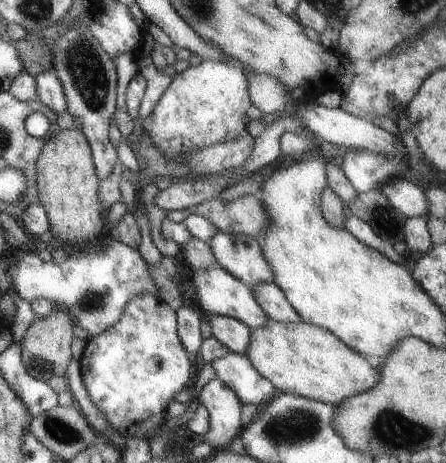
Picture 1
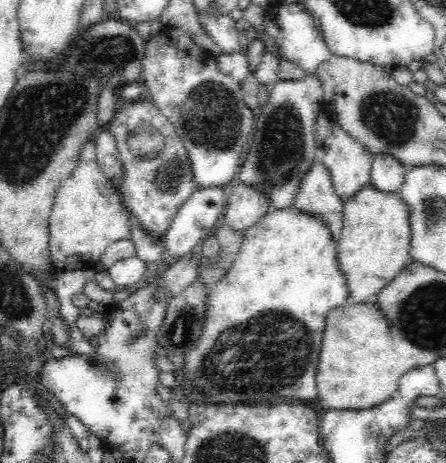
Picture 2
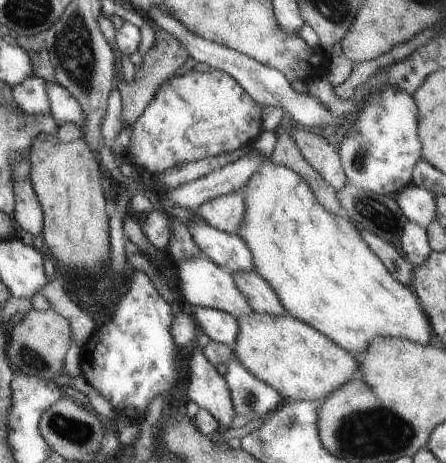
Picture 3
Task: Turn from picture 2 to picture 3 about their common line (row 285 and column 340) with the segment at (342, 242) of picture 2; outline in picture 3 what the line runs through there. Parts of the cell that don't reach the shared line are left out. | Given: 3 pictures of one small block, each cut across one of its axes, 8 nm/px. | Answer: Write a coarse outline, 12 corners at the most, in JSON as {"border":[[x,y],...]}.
{"border":[[251,312],[237,360],[283,400],[323,402],[359,356],[293,316]]}

